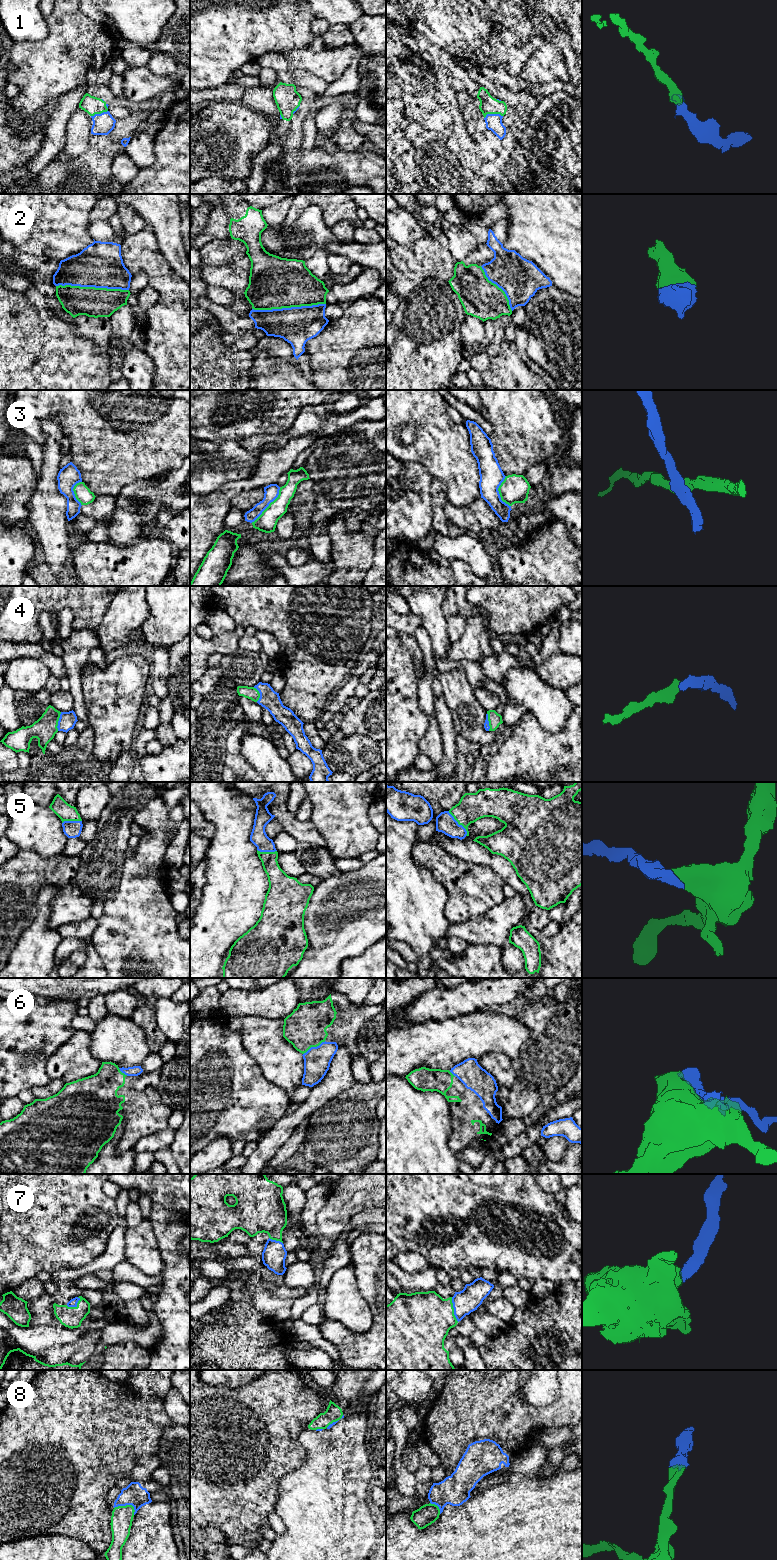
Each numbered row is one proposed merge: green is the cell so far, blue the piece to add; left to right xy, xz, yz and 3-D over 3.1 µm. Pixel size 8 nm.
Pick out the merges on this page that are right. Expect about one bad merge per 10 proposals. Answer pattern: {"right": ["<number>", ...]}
{"right": ["1", "2", "4", "5", "6", "7", "8"]}

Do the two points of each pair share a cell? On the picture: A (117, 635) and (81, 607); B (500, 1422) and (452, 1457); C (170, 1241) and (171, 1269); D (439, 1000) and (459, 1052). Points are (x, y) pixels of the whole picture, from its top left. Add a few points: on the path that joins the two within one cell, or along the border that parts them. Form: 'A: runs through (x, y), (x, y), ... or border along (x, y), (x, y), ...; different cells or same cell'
A: border along (110, 600), (96, 631); different cells
B: runs through (487, 1422), (481, 1422), (459, 1444); same cell
C: runs through (171, 1248), (171, 1262); same cell
D: border along (469, 1013), (442, 1020), (427, 1020), (423, 1022); different cells

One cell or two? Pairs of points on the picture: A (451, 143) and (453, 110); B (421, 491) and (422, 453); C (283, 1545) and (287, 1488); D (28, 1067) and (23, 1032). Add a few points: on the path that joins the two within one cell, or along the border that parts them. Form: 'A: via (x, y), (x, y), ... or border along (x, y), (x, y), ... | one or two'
A: via (457, 135), (457, 118) | one
B: border along (399, 459), (402, 461), (418, 461), (433, 477) | two
C: via (292, 1531), (292, 1502) | one
D: via (23, 1058), (23, 1041) | one

